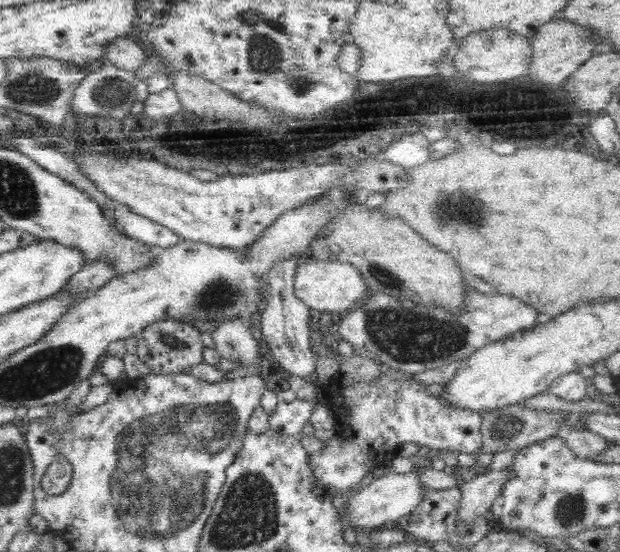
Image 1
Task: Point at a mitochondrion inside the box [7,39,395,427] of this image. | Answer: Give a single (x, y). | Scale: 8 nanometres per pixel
(36, 89)

